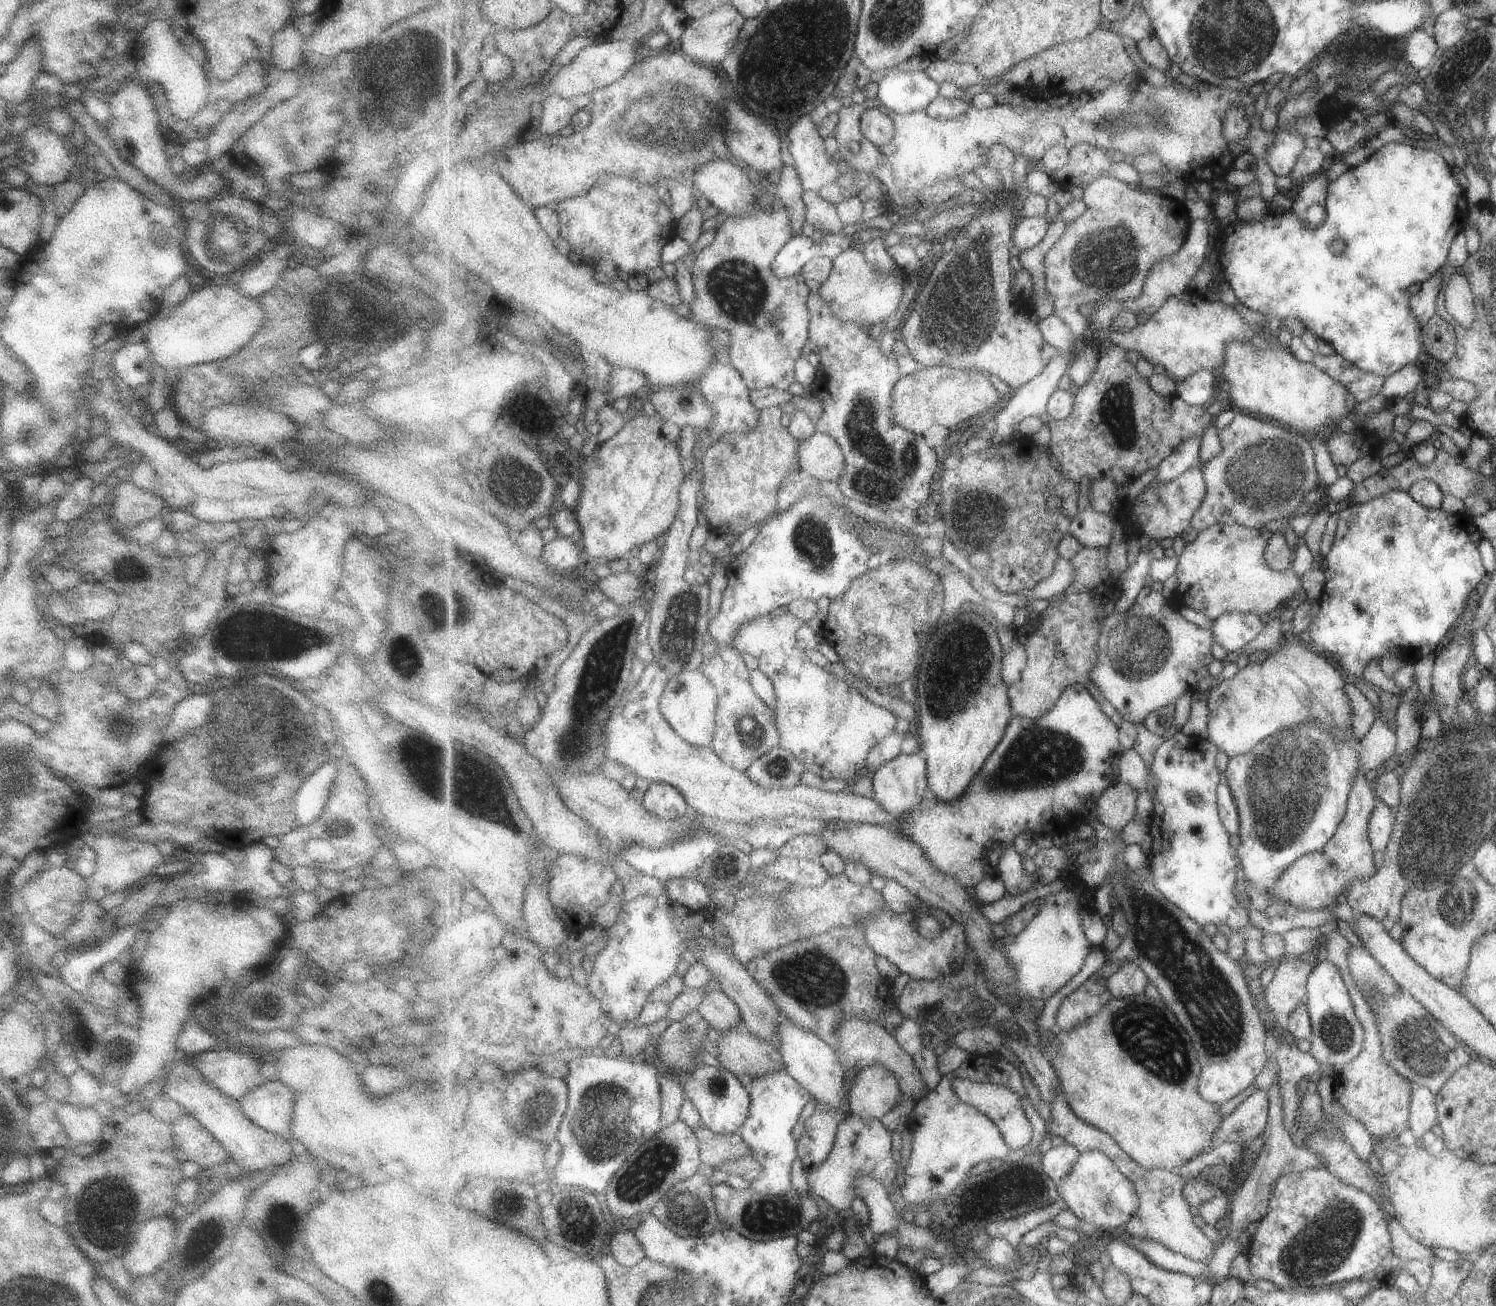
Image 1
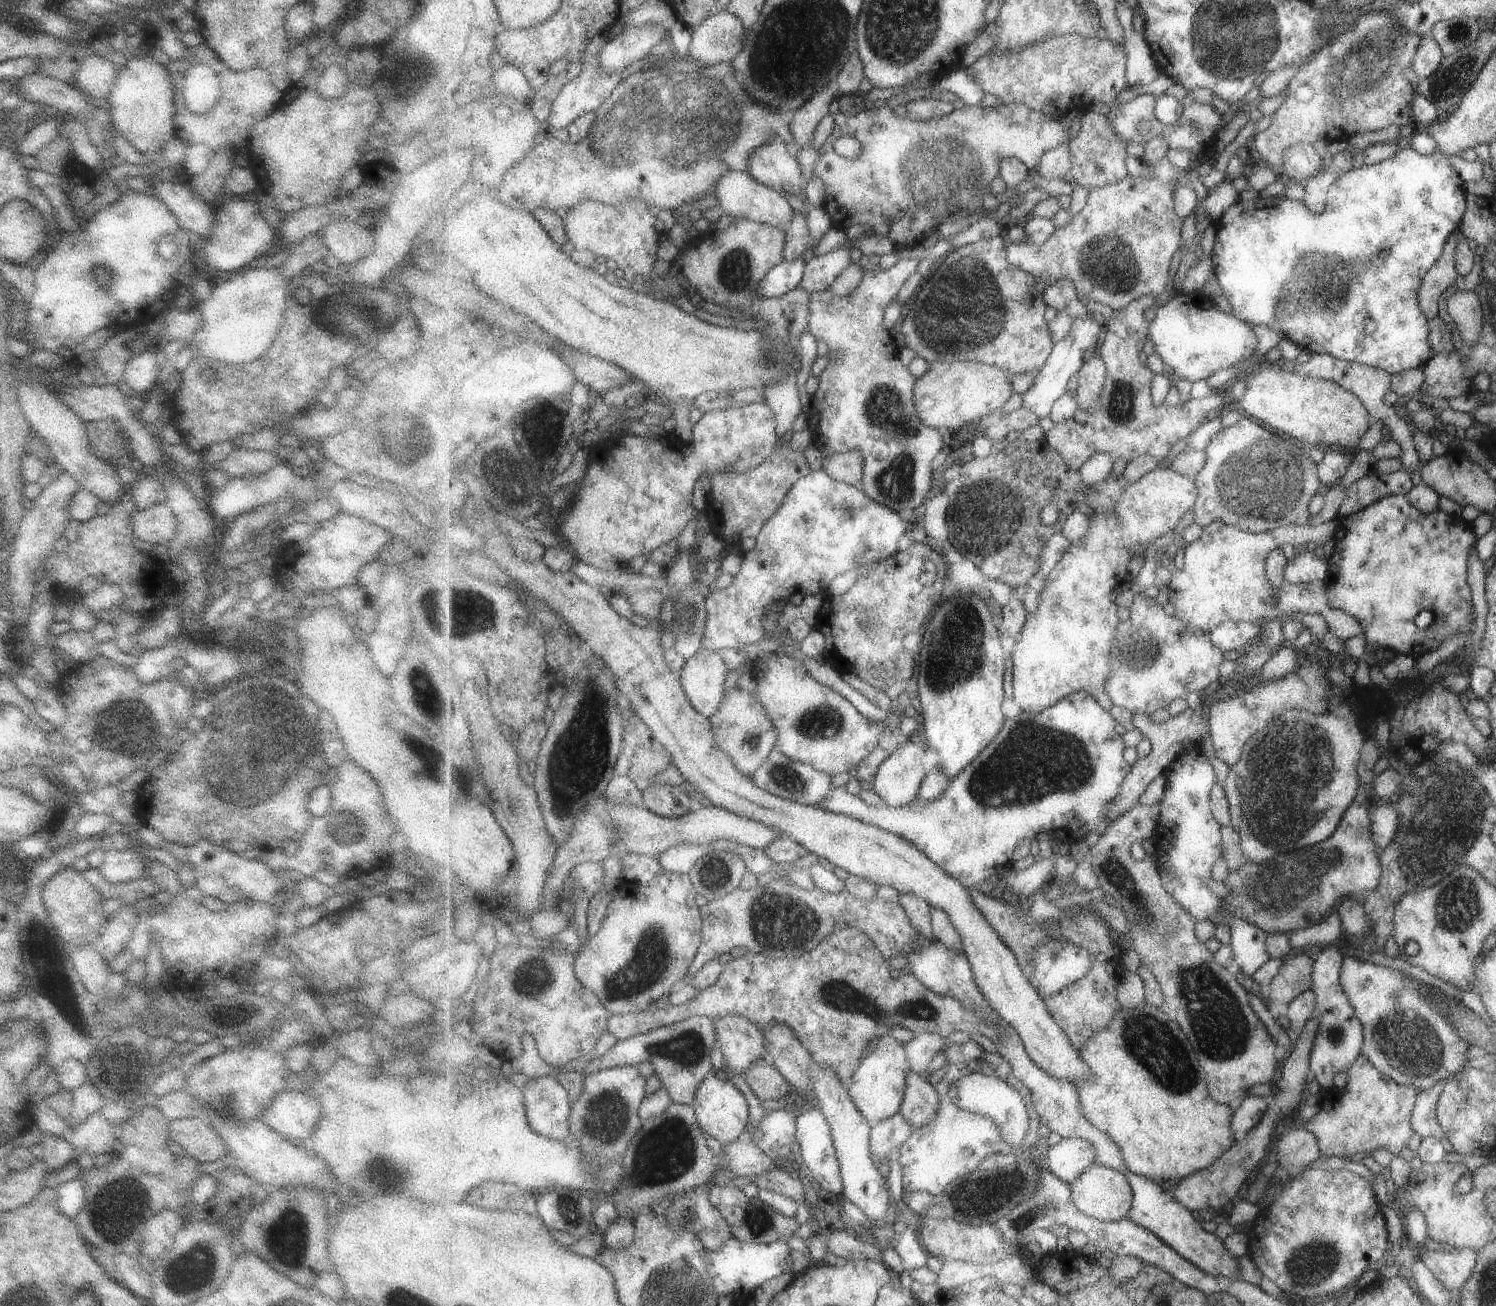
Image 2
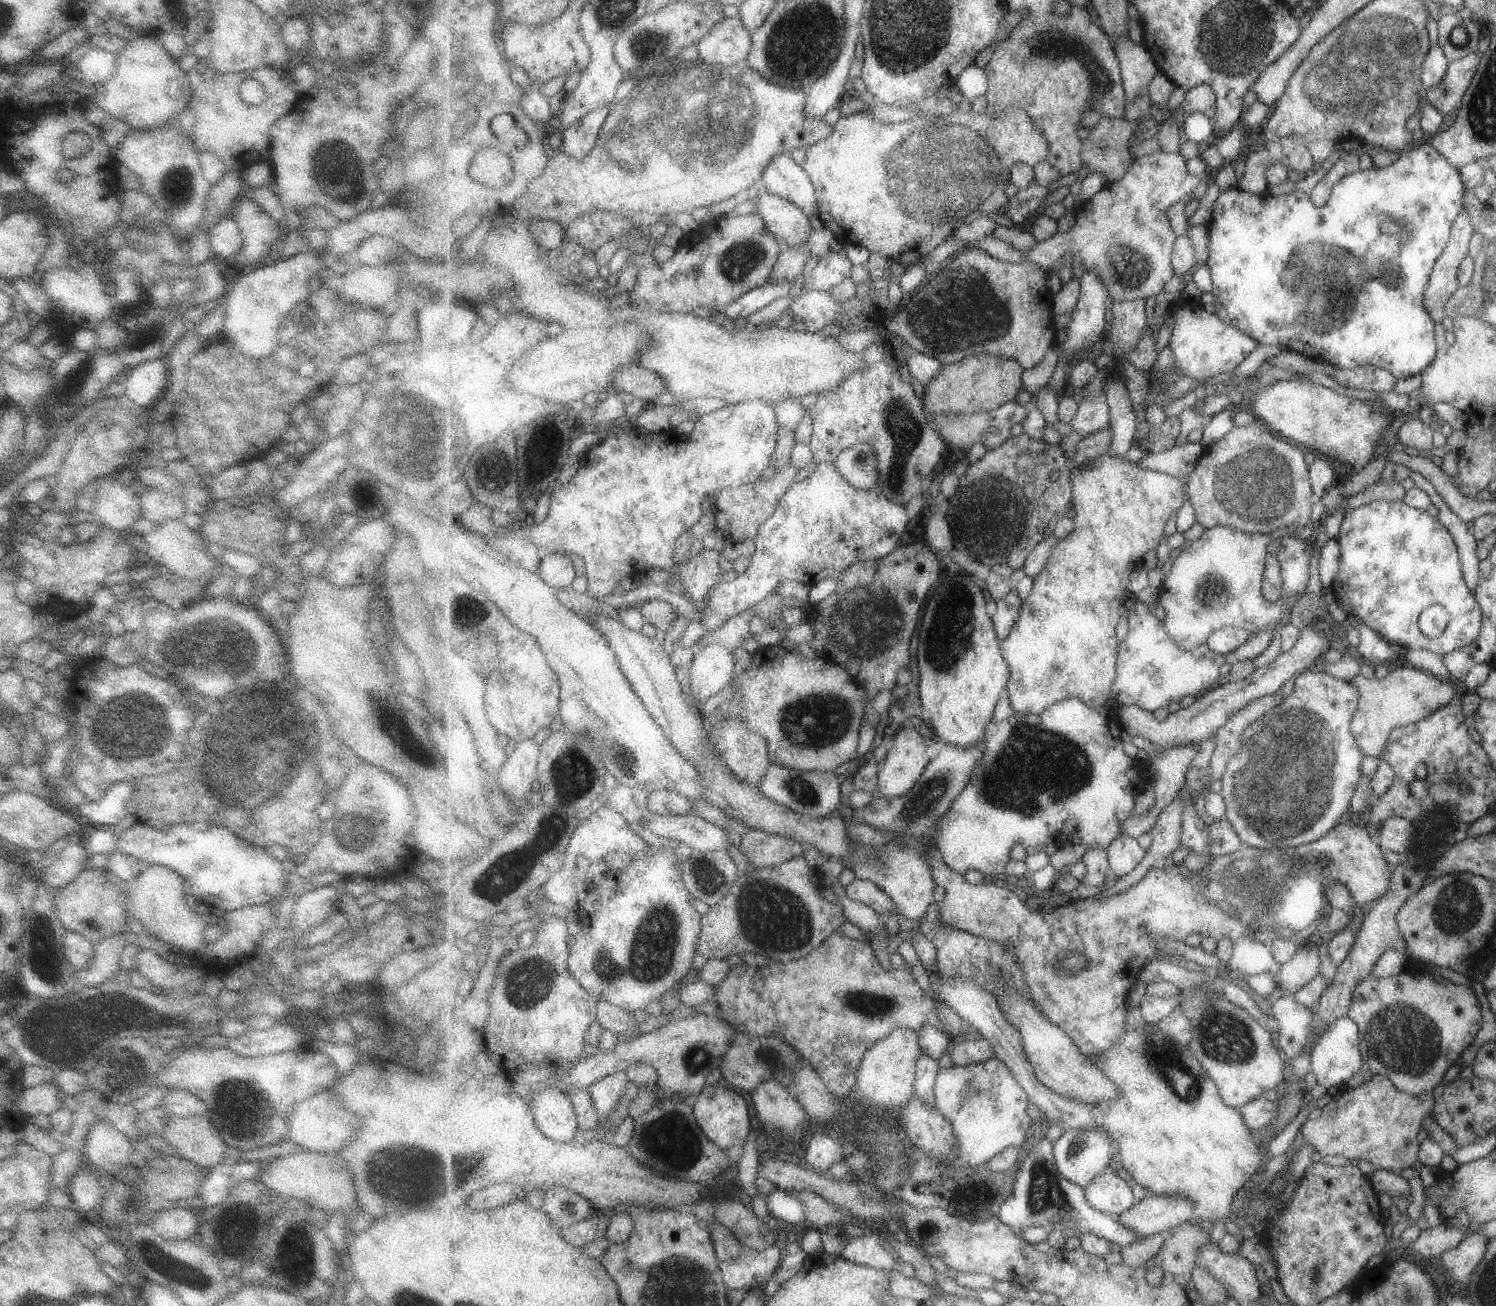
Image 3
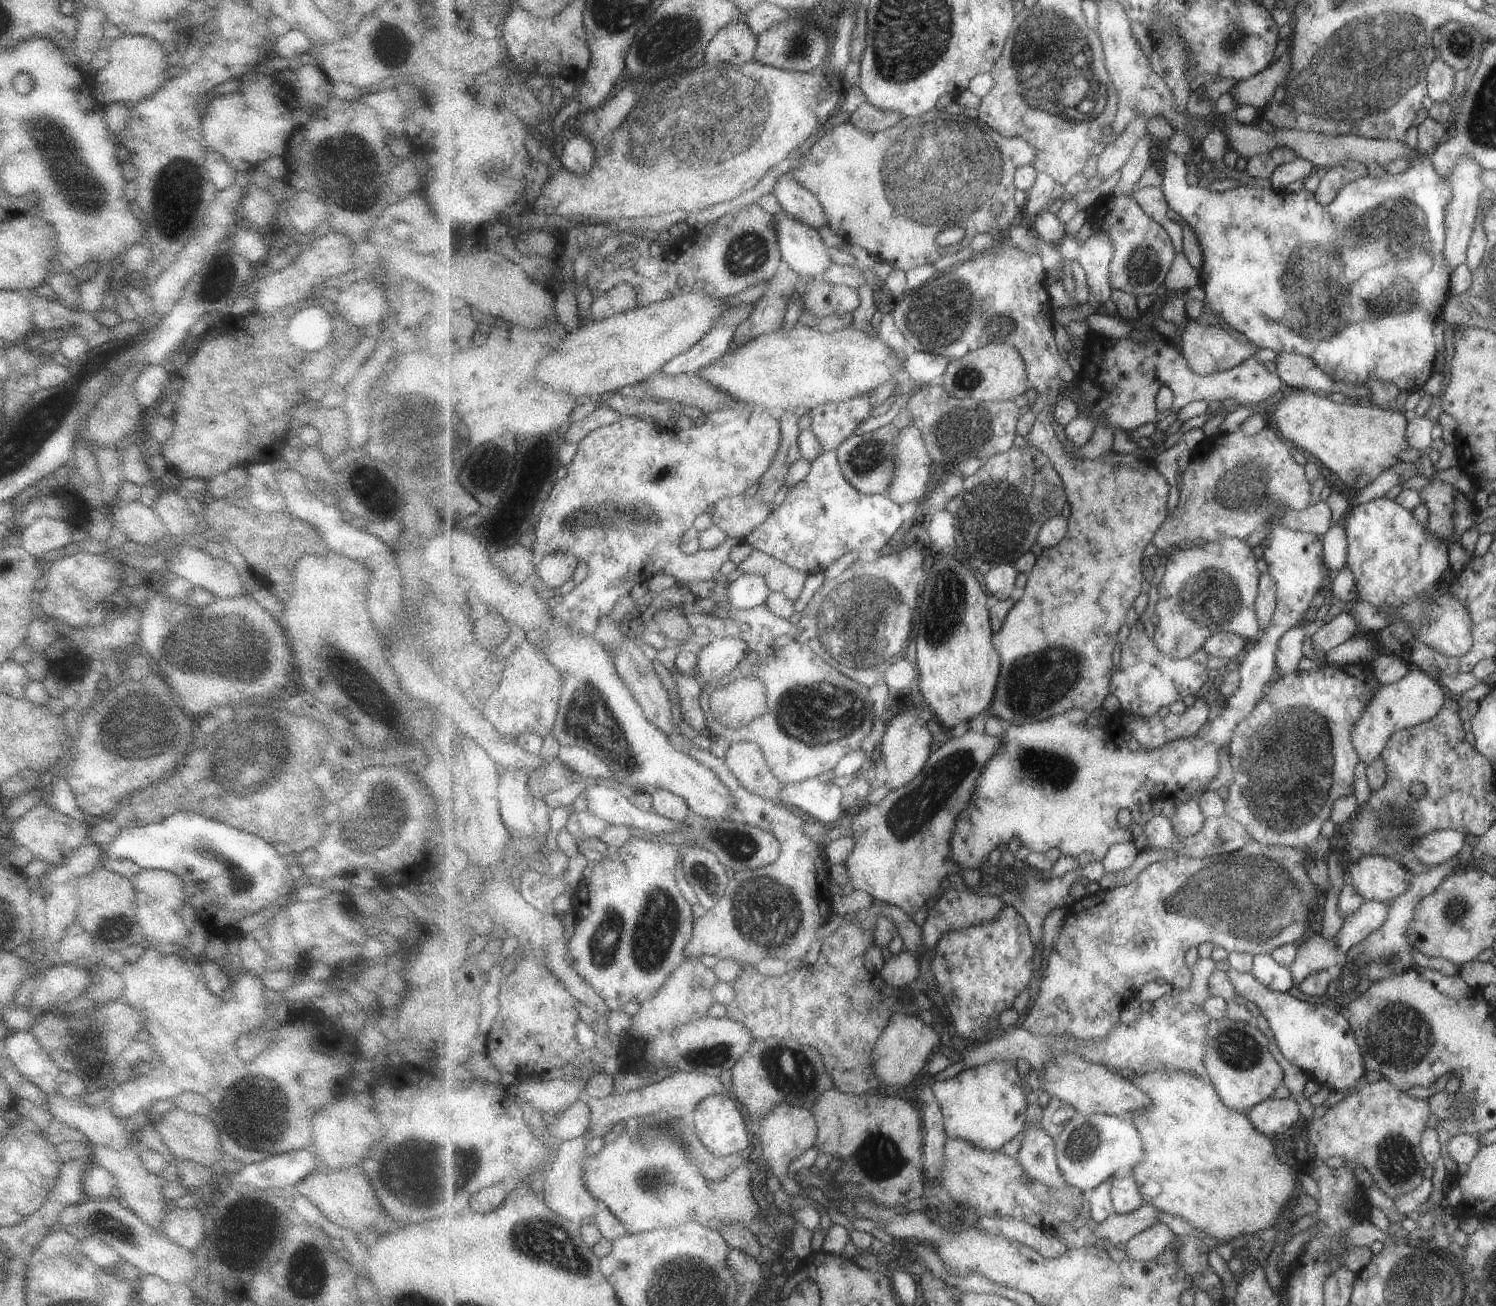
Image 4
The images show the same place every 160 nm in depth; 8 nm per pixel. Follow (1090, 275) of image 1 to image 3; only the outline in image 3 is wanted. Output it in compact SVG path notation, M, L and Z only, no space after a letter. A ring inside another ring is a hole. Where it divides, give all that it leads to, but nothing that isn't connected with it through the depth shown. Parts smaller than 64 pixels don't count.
M1160 150L1152 155L1135 158L1131 170L1122 179L1108 183L1101 192L1081 205L1076 211L1075 223L1066 233L1057 232L1047 240L1037 241L1027 254L1019 252L1011 244L1001 241L991 234L978 241L967 242L965 246L968 248L981 247L992 257L1008 263L1027 259L1049 271L1056 267L1061 259L1067 257L1072 260L1072 254L1078 254L1083 264L1083 272L1086 270L1097 271L1107 285L1113 300L1146 300L1149 296L1157 296L1163 290L1163 286L1176 275L1172 265L1172 254L1177 238L1167 216L1167 209L1186 196L1191 196L1201 180L1210 182L1213 178L1214 173L1210 171L1196 176L1189 174L1187 172L1187 159L1183 158L1180 153L1166 153Z

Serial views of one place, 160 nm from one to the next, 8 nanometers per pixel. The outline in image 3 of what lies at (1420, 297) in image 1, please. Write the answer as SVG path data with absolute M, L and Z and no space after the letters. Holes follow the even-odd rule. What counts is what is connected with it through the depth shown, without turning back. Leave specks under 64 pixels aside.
M1462 204L1458 215L1451 223L1447 242L1433 263L1423 293L1423 306L1431 320L1436 323L1447 323L1444 304L1458 287L1456 270L1461 259L1467 255L1468 240L1473 232L1468 212Z

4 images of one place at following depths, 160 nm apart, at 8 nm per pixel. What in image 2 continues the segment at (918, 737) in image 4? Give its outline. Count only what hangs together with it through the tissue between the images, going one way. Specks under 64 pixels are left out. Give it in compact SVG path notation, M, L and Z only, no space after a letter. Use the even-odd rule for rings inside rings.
M914 737L894 746L879 767L871 790L892 807L911 804L928 776L923 768L923 756L925 746Z

